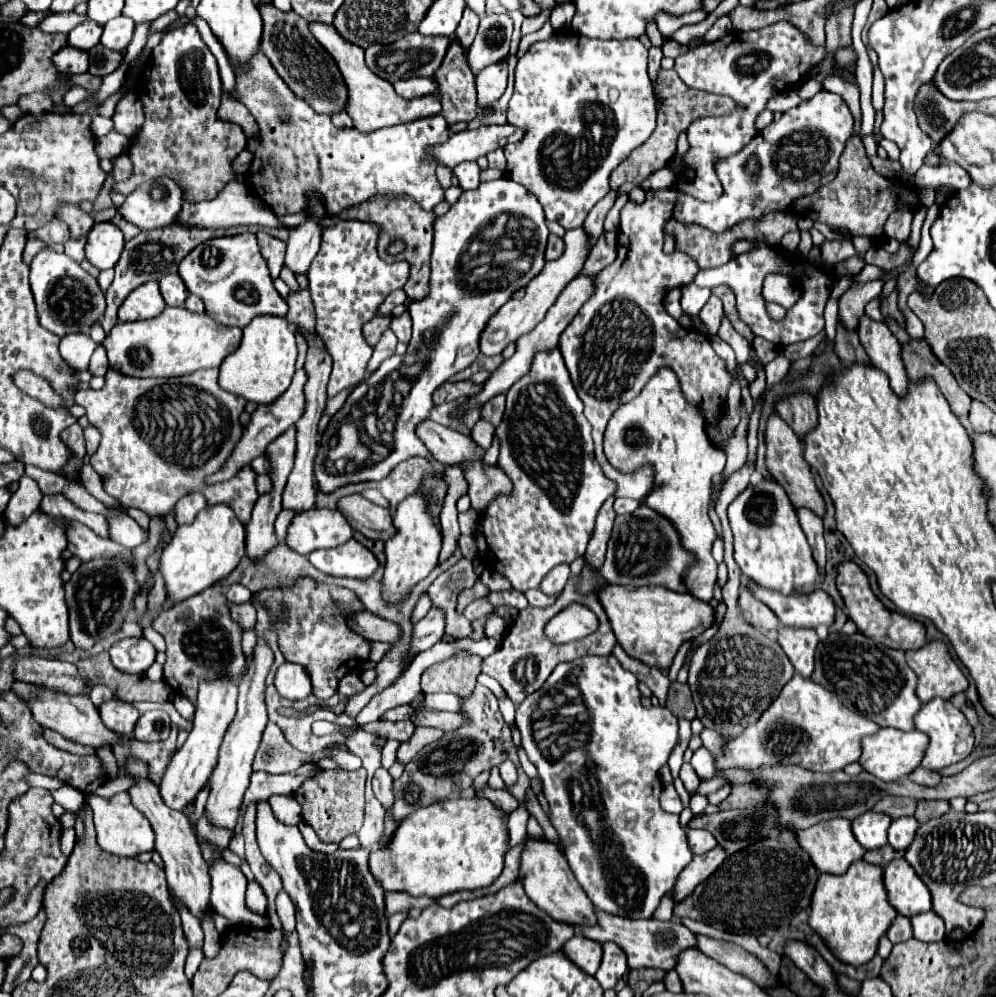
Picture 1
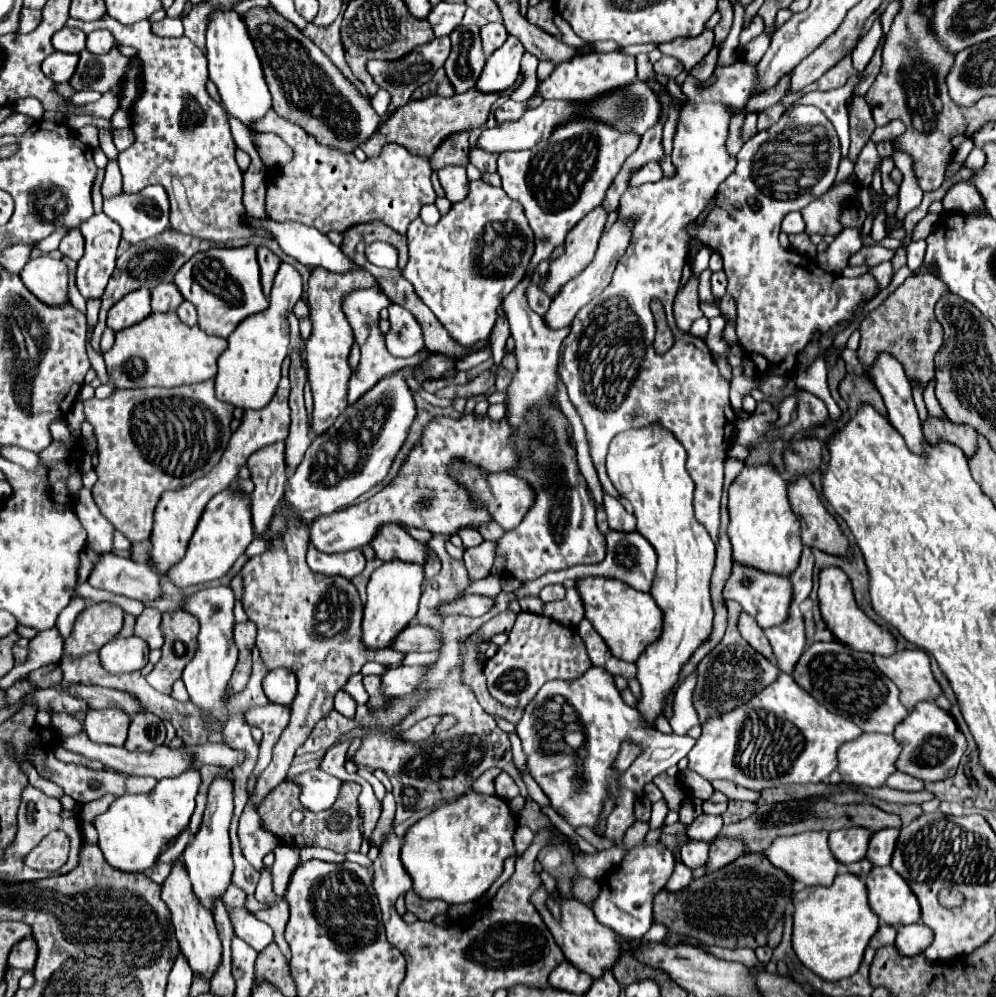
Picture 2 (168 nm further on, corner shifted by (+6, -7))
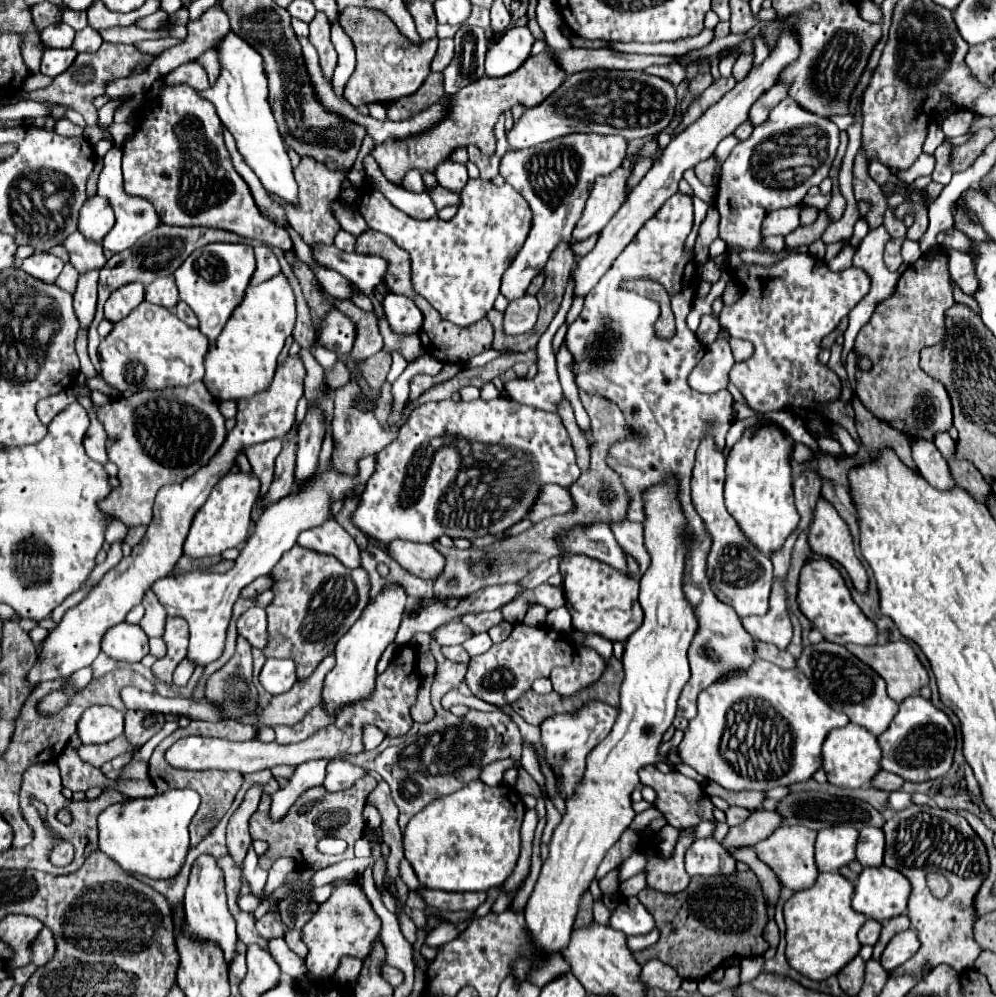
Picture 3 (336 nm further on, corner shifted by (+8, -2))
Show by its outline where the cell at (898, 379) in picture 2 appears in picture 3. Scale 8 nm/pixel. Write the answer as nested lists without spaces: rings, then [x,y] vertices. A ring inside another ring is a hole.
[[[912,437],[912,457],[918,465],[918,471],[932,487],[950,489],[954,485],[954,477],[950,475],[946,459],[940,455],[934,441]]]

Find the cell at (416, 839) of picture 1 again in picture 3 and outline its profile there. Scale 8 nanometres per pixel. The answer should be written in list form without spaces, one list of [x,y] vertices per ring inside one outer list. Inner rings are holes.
[[[472,781],[458,793],[450,793],[450,797],[438,797],[438,801],[426,805],[418,817],[410,819],[410,825],[404,829],[404,857],[410,861],[420,883],[428,889],[488,891],[490,887],[504,883],[516,867],[520,855],[520,823],[524,813],[526,807],[514,787],[488,787],[482,781]]]

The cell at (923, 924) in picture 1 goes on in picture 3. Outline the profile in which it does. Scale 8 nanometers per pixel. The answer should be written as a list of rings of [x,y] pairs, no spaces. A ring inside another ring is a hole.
[[[906,929],[906,931],[892,937],[892,941],[888,943],[888,947],[882,953],[880,963],[886,971],[892,971],[894,967],[898,967],[906,959],[910,959],[918,949],[920,949],[918,933],[914,933],[914,929]]]

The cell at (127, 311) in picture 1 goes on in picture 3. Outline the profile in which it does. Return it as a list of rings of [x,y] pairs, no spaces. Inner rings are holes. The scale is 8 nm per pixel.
[[[126,285],[122,289],[116,289],[106,305],[104,305],[104,317],[112,323],[122,321],[134,307],[138,307],[144,301],[144,285]]]

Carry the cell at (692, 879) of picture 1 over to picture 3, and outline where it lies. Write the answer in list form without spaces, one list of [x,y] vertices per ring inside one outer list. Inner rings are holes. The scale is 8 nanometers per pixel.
[[[762,809],[754,811],[742,825],[730,827],[722,845],[730,853],[740,847],[752,847],[758,841],[762,841],[764,837],[768,837],[770,833],[774,833],[774,829],[780,825],[780,821],[782,819],[776,811],[762,811]]]

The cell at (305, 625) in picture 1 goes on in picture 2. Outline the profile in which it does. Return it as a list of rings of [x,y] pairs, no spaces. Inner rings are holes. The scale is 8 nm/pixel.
[[[296,526],[280,542],[276,542],[276,546],[272,546],[270,552],[264,552],[264,554],[250,558],[242,568],[242,576],[244,576],[244,600],[242,600],[242,604],[244,604],[244,612],[250,616],[250,620],[258,628],[256,646],[260,650],[260,656],[262,656],[266,668],[284,666],[284,668],[290,668],[298,678],[298,694],[290,706],[290,710],[292,710],[290,726],[282,732],[280,740],[276,742],[276,746],[272,750],[272,762],[256,778],[256,786],[252,792],[252,804],[254,806],[260,806],[260,802],[280,782],[284,782],[296,748],[304,744],[304,740],[308,738],[308,734],[312,732],[316,722],[320,718],[324,718],[330,710],[334,710],[334,696],[342,688],[342,684],[348,680],[348,676],[358,674],[360,668],[370,660],[376,660],[386,668],[400,668],[402,660],[406,656],[404,652],[398,652],[394,648],[380,650],[380,652],[376,650],[376,654],[364,654],[364,650],[360,650],[360,622],[362,622],[362,608],[364,606],[362,606],[362,600],[358,596],[358,590],[344,576],[324,576],[324,574],[316,574],[308,568],[308,564],[306,564],[308,530],[298,530],[298,528],[300,526]]]

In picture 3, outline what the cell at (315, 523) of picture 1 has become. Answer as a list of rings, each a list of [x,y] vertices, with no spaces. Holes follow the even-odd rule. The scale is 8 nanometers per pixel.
[[[476,399],[476,401],[470,401],[470,403],[464,403],[464,401],[438,401],[438,403],[424,403],[424,405],[418,405],[414,407],[414,411],[410,413],[408,421],[400,427],[398,431],[398,439],[392,441],[386,449],[382,449],[378,453],[378,459],[376,459],[376,471],[374,475],[370,477],[370,481],[366,483],[366,489],[362,491],[362,497],[360,497],[360,503],[356,507],[356,511],[352,513],[352,523],[358,531],[362,531],[366,537],[378,541],[378,543],[390,543],[392,539],[408,539],[408,541],[420,541],[420,543],[432,543],[436,541],[438,537],[442,535],[450,535],[450,537],[464,537],[464,539],[478,539],[486,533],[492,533],[492,535],[498,535],[502,533],[504,529],[512,527],[514,523],[518,523],[520,519],[526,517],[526,513],[530,511],[530,505],[534,503],[538,491],[542,485],[546,483],[556,483],[556,485],[572,485],[576,479],[580,477],[580,469],[576,465],[576,455],[574,455],[574,449],[572,449],[572,441],[562,425],[562,419],[556,415],[556,413],[548,413],[548,411],[540,411],[540,409],[534,409],[534,407],[526,407],[526,405],[520,405],[518,401],[514,399],[492,399],[492,401],[482,401],[482,399]]]

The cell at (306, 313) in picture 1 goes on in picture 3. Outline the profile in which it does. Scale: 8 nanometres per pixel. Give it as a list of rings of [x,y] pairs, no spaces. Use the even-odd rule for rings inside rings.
[[[298,423],[292,425],[290,433],[282,439],[282,453],[276,459],[276,473],[270,491],[264,497],[264,503],[278,501],[280,497],[288,495],[294,485],[294,465],[296,465],[296,449],[298,449]]]

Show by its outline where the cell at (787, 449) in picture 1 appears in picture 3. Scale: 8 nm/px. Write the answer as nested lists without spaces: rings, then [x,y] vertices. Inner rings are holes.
[[[818,497],[814,507],[814,517],[810,523],[808,543],[814,553],[838,561],[850,575],[858,591],[868,589],[866,569],[854,553],[854,543],[848,525],[840,519],[838,511],[824,497]]]

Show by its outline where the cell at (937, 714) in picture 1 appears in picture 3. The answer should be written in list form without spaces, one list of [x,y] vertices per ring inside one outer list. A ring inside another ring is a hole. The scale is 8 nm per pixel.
[[[912,695],[900,703],[900,711],[892,719],[890,727],[878,737],[880,747],[884,751],[880,767],[884,771],[896,773],[906,781],[930,781],[938,779],[950,771],[954,747],[956,747],[956,733],[950,717],[940,711],[932,701]]]

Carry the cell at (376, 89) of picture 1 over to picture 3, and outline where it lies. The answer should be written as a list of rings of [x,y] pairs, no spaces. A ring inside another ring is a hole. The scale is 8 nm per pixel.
[[[546,49],[540,55],[528,57],[514,73],[502,77],[502,79],[490,79],[482,77],[478,81],[472,81],[470,85],[462,87],[454,95],[444,95],[444,101],[448,103],[446,115],[440,123],[428,127],[424,133],[418,133],[416,137],[406,137],[406,139],[390,139],[384,141],[382,145],[374,147],[372,157],[380,165],[382,173],[394,183],[400,185],[400,179],[406,175],[410,169],[420,169],[420,171],[434,171],[434,167],[444,161],[456,147],[460,145],[478,145],[486,155],[494,153],[494,135],[492,127],[498,119],[500,113],[504,113],[508,107],[522,103],[524,107],[534,107],[540,101],[544,101],[558,85],[562,85],[566,73],[558,67],[554,61],[552,53]]]

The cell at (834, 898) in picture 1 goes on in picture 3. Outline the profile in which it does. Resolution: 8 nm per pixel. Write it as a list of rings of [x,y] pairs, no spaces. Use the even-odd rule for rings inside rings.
[[[838,871],[820,873],[814,887],[796,891],[784,903],[786,921],[786,959],[802,975],[824,981],[842,971],[860,951],[858,929],[866,923],[866,917],[852,909],[854,883],[846,881]]]

